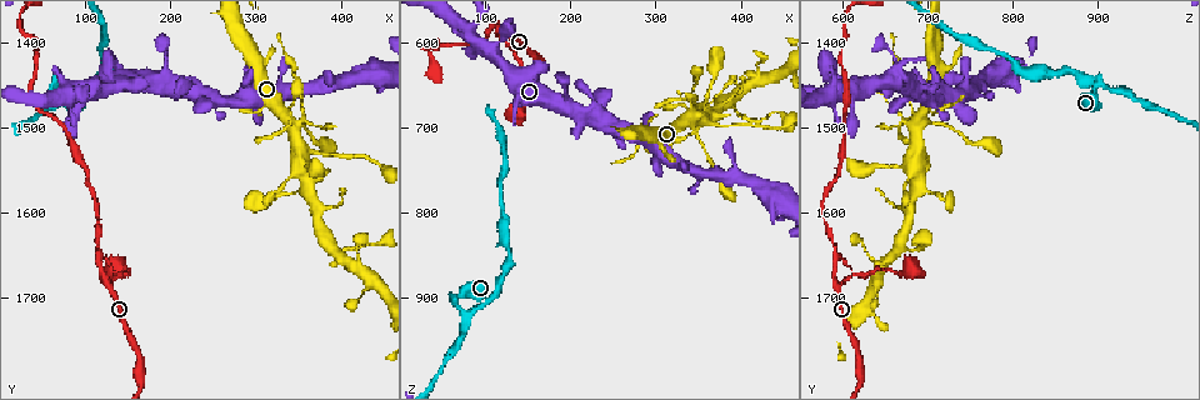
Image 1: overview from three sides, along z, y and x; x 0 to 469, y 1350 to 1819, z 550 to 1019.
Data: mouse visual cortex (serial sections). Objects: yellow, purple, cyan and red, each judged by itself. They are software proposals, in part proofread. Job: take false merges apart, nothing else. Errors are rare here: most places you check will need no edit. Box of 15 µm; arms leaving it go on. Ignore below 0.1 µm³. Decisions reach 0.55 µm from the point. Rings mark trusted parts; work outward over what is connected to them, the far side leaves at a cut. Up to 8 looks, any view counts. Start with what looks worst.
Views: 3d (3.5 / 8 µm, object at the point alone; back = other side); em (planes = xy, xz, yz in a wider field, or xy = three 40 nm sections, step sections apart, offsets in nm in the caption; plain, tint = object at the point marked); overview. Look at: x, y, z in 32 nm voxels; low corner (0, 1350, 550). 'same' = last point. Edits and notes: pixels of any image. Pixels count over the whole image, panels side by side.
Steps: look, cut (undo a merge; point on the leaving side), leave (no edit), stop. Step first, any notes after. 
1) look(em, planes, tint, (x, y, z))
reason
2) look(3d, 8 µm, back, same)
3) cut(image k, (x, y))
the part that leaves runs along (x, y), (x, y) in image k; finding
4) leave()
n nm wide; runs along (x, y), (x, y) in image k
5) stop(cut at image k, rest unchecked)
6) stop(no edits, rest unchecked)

look(3d, 3.5 µm, (55, 1460, 895))
sharp bend

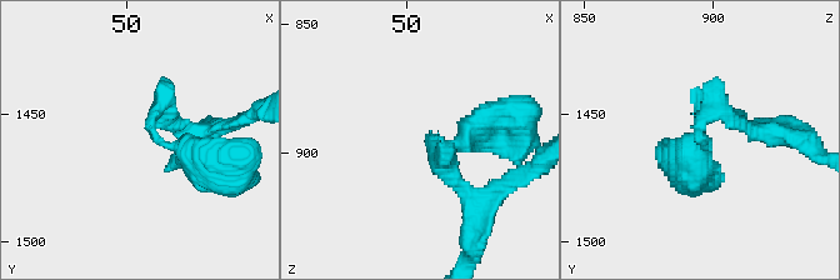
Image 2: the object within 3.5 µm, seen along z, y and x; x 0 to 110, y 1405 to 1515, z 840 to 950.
look(em, xy, step 2, tint, (59, 1456, 895))
arms of 200, 400 nm

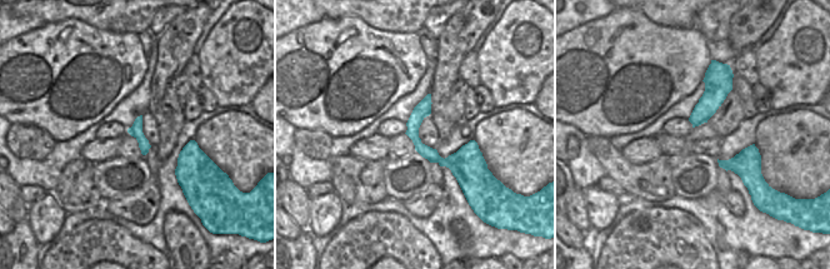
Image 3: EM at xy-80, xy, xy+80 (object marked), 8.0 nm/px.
leave()
runs along (675, 159), (704, 148), (710, 109), (753, 129) in image 2; all the same cell

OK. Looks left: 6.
look(3d, 3.5 µm, (340, 1495, 700))
arms part here

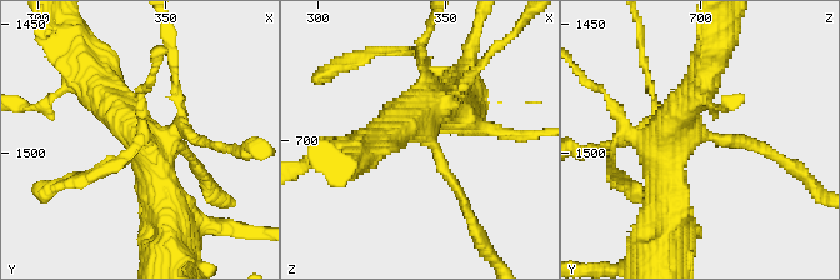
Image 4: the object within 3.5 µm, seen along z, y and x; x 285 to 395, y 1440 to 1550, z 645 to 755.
look(em, xy, step 1, tint, (343, 1493, 698))

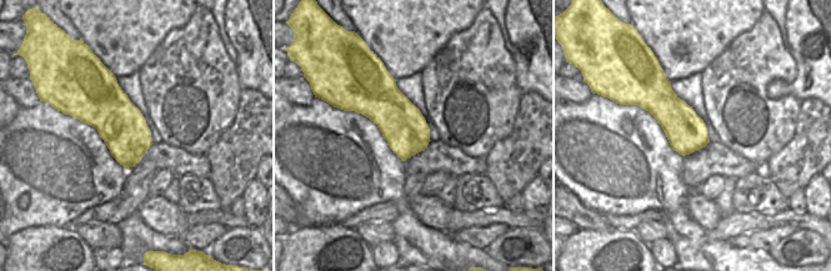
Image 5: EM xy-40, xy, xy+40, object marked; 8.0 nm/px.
leave()
runs along (93, 81), (146, 143), (170, 220) in image 4; one cell here

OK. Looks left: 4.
look(3d, 3.5 µm, (445, 1635, 680))
a narrow waist

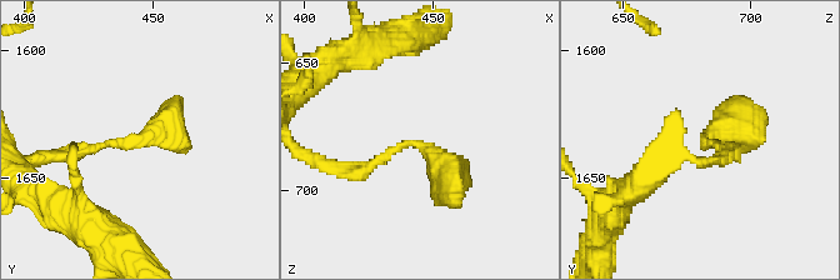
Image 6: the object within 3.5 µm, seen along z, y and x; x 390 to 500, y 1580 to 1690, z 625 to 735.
look(em, planes, tint, (444, 1636, 682))
need the tissue

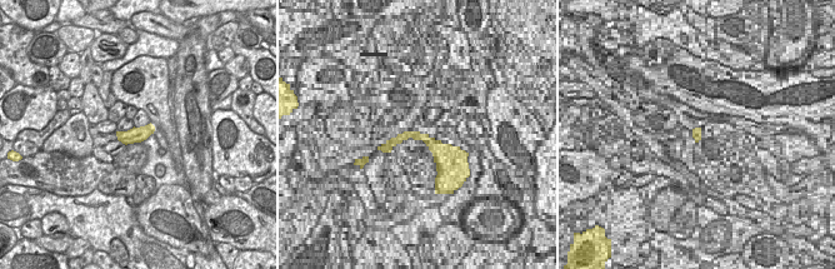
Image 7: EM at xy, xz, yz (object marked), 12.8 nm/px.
leave()
continuous, no second cell

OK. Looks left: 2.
stop(no edits, rest unchecked)

